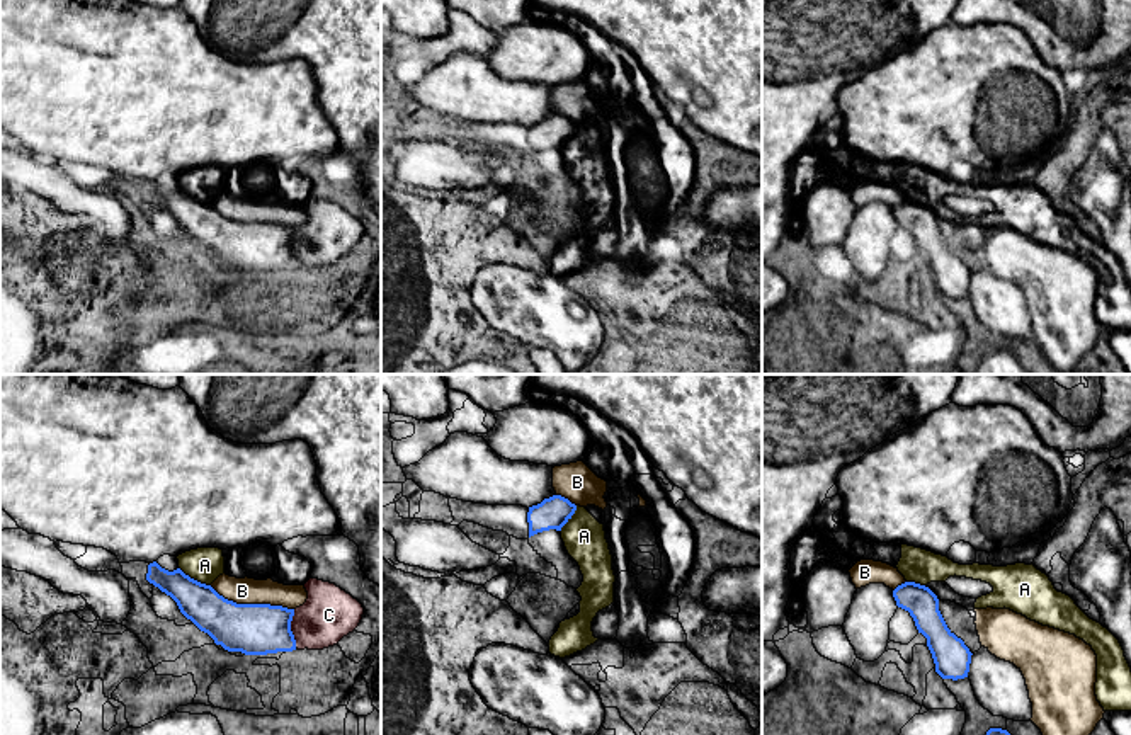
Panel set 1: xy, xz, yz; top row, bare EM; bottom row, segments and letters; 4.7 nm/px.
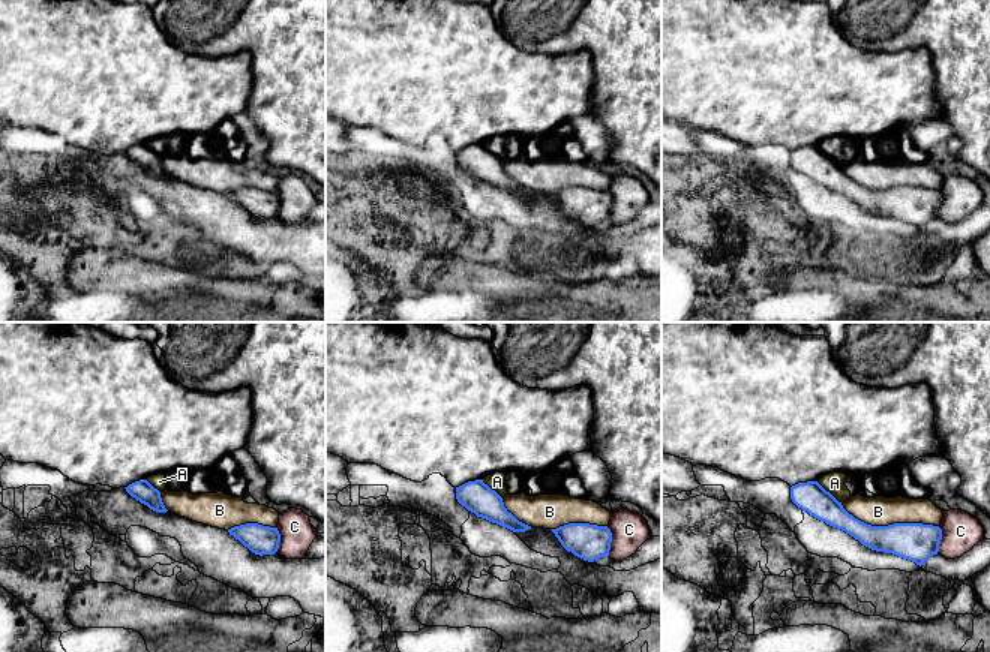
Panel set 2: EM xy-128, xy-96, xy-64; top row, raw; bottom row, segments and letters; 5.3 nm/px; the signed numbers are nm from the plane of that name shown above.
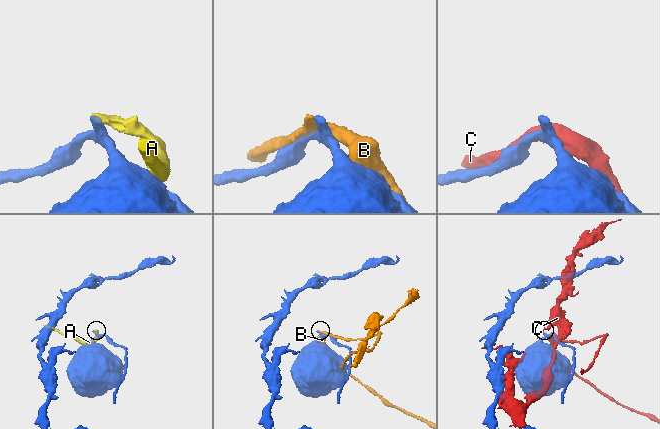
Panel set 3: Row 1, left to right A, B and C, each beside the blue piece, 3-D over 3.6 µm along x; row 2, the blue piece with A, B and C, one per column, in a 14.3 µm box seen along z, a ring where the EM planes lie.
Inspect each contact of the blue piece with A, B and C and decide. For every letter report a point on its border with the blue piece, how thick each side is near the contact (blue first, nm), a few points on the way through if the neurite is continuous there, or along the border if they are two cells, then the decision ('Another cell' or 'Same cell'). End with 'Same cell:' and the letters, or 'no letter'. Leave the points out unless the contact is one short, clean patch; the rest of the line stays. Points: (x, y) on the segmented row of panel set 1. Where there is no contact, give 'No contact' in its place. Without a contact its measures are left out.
A: Touches blue at xy (193, 579). Thickness 200 nm (blue) against 160 nm. Boundary: xy (179, 567), (210, 586). Another cell
B: Touches blue at xy (252, 604). Thickness 240 nm (blue) against 130 nm. Another cell
C: Touches blue at xy (289, 628). Thickness 240 nm (blue) against 260 nm. Another cell
Same cell: no letter

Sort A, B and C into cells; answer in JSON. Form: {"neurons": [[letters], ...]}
{"neurons": [["A"], ["B"], ["C"]]}

